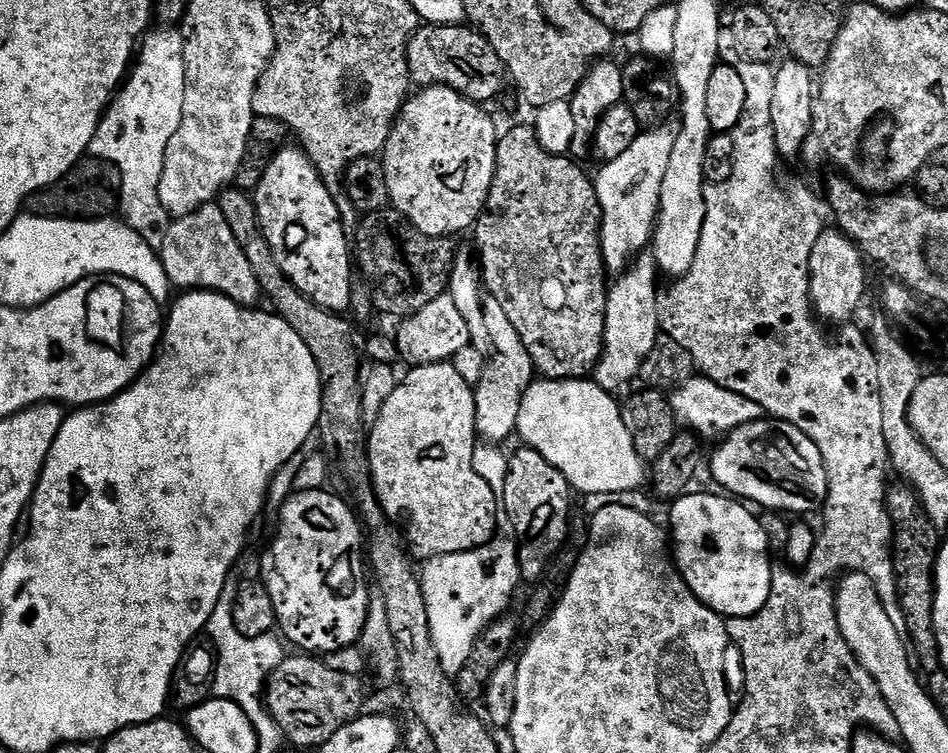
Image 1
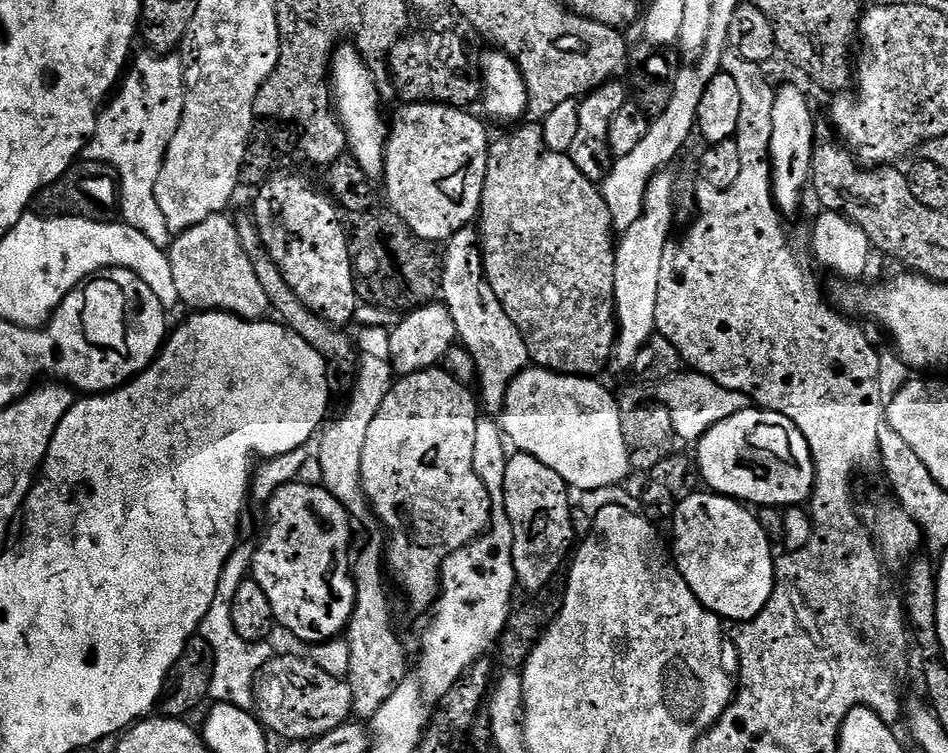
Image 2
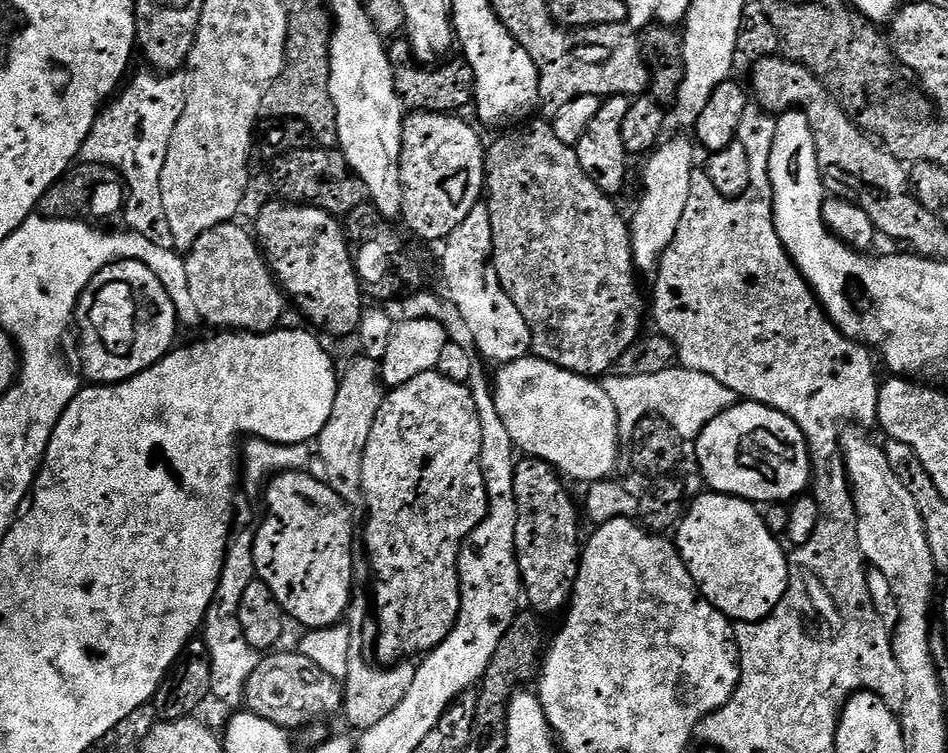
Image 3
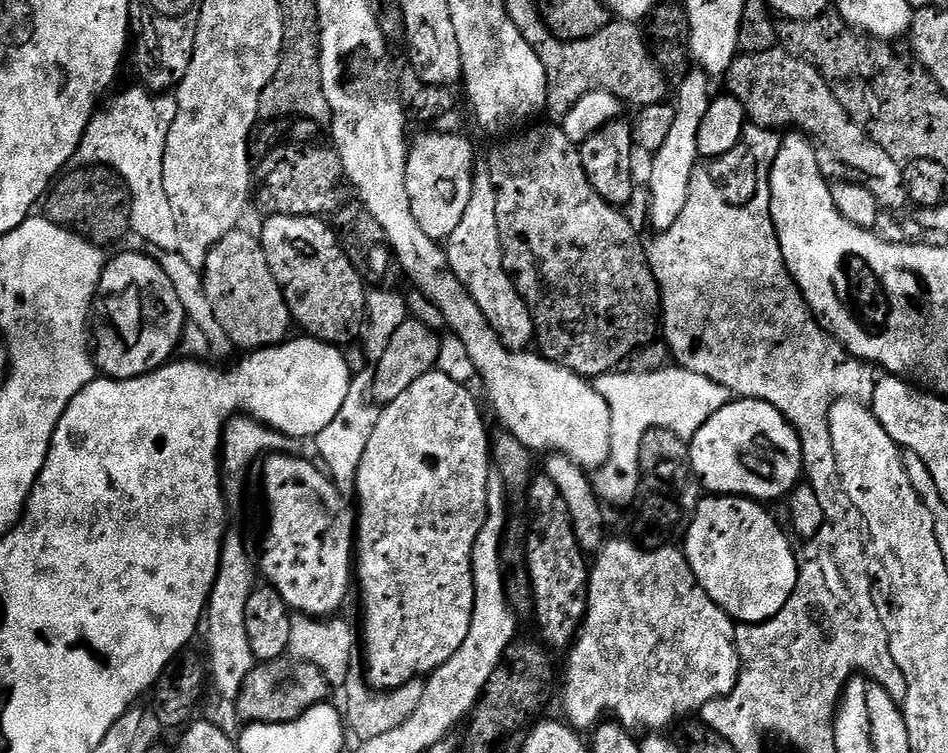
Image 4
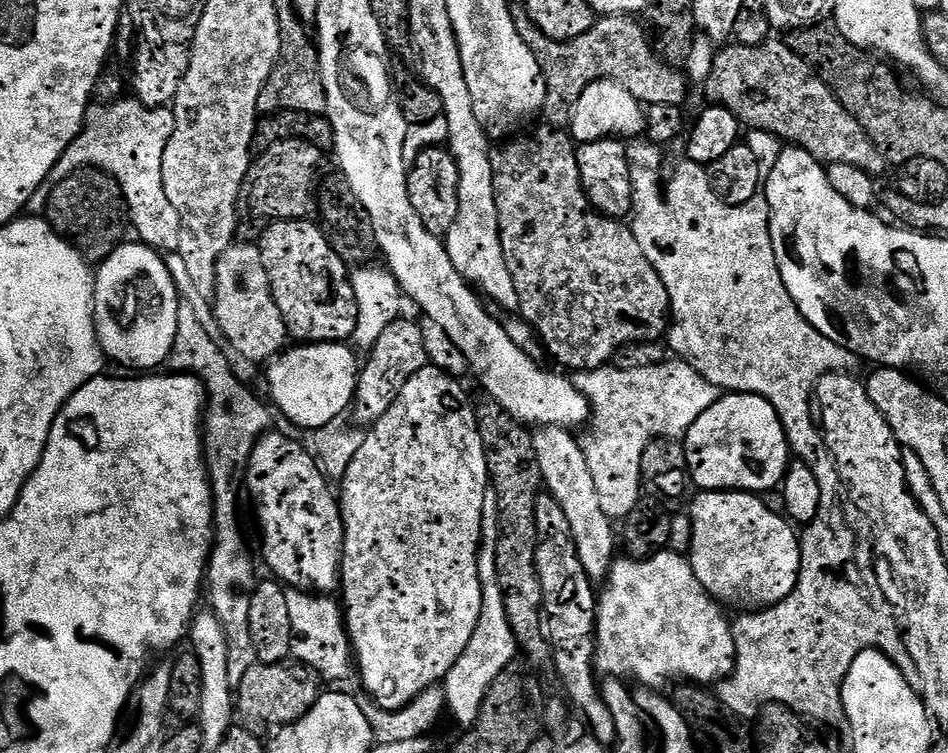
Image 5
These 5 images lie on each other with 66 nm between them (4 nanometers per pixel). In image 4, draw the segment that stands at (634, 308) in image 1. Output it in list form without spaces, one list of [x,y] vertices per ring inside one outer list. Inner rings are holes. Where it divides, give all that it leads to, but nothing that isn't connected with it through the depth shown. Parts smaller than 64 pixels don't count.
[[[703,70],[689,71],[688,75],[679,81],[680,93],[677,94],[676,100],[674,99],[674,126],[670,126],[670,134],[666,134],[662,150],[658,150],[651,157],[652,169],[648,172],[648,216],[652,219],[657,233],[669,229],[686,204],[691,172],[698,167],[698,161],[701,159],[698,150],[698,126],[713,102],[711,83],[713,84],[713,81]]]

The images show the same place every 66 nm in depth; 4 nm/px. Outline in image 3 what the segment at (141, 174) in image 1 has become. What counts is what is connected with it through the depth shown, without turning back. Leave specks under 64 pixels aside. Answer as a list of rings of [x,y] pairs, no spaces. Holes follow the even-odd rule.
[[[147,71],[129,79],[128,89],[121,91],[96,117],[79,159],[85,164],[107,164],[116,169],[126,185],[127,227],[154,242],[154,246],[175,249],[174,234],[170,234],[170,222],[166,222],[166,210],[162,208],[160,179],[174,126],[182,118],[184,76]]]

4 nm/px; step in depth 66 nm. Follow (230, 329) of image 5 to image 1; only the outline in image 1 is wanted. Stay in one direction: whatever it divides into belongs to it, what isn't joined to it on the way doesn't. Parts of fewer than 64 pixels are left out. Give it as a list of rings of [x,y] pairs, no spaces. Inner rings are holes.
[[[219,203],[175,217],[169,223],[158,255],[173,289],[217,292],[245,306],[255,305],[255,300],[261,299],[258,278],[254,278],[254,270],[250,270],[250,262],[246,262],[246,254],[242,254],[242,246],[238,246],[238,238],[234,238]]]

